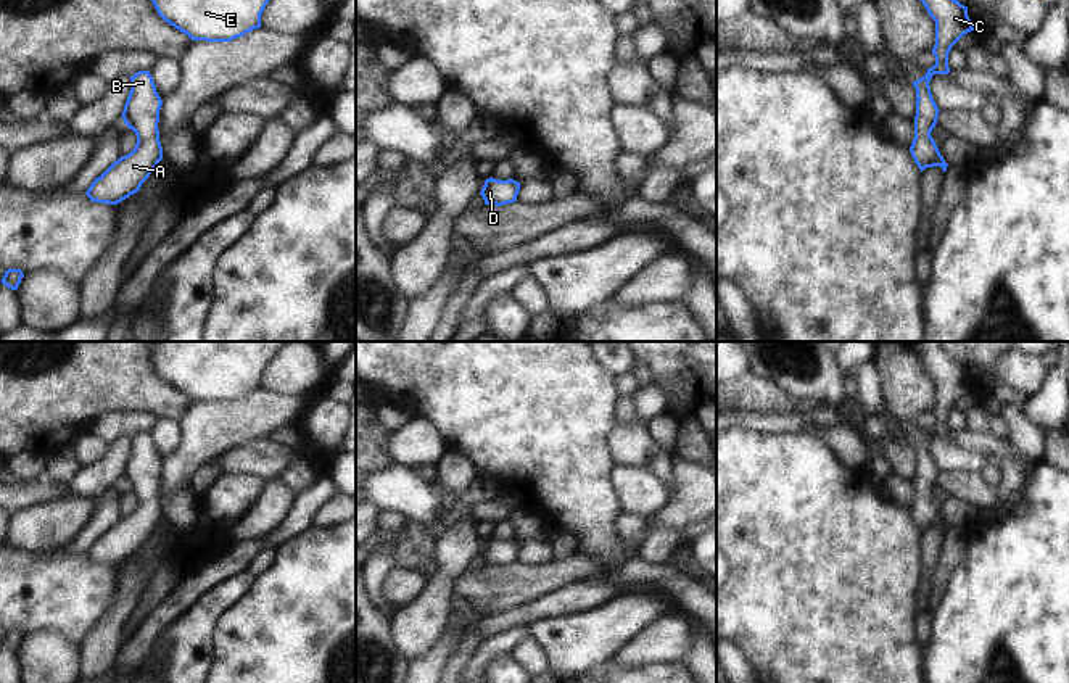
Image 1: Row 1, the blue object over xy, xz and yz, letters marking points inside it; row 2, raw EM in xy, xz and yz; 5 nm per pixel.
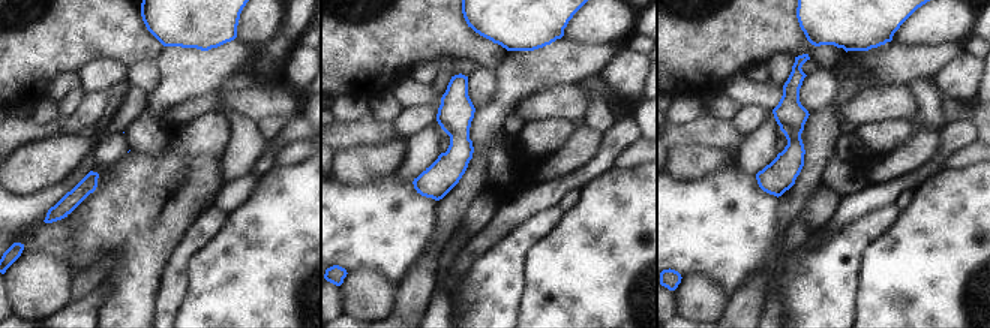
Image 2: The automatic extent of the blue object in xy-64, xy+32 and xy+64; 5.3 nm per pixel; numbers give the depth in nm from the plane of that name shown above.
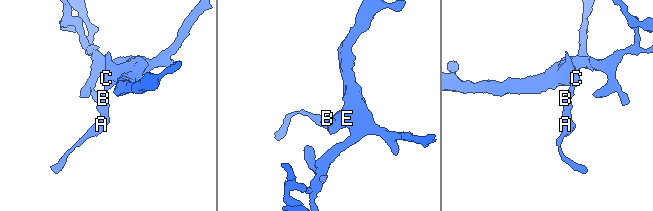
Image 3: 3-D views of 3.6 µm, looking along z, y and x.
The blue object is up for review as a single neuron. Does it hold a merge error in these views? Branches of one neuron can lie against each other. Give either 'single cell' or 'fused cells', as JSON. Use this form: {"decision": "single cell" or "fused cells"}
{"decision": "single cell"}

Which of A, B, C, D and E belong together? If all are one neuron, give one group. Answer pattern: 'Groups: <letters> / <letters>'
Groups: A B C D E.

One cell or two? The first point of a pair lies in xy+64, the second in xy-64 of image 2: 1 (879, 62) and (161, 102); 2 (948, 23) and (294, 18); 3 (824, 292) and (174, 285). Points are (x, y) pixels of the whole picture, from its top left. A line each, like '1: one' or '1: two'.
1: one
2: two
3: one

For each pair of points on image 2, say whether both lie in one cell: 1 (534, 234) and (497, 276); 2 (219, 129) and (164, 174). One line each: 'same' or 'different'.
1: same
2: same

